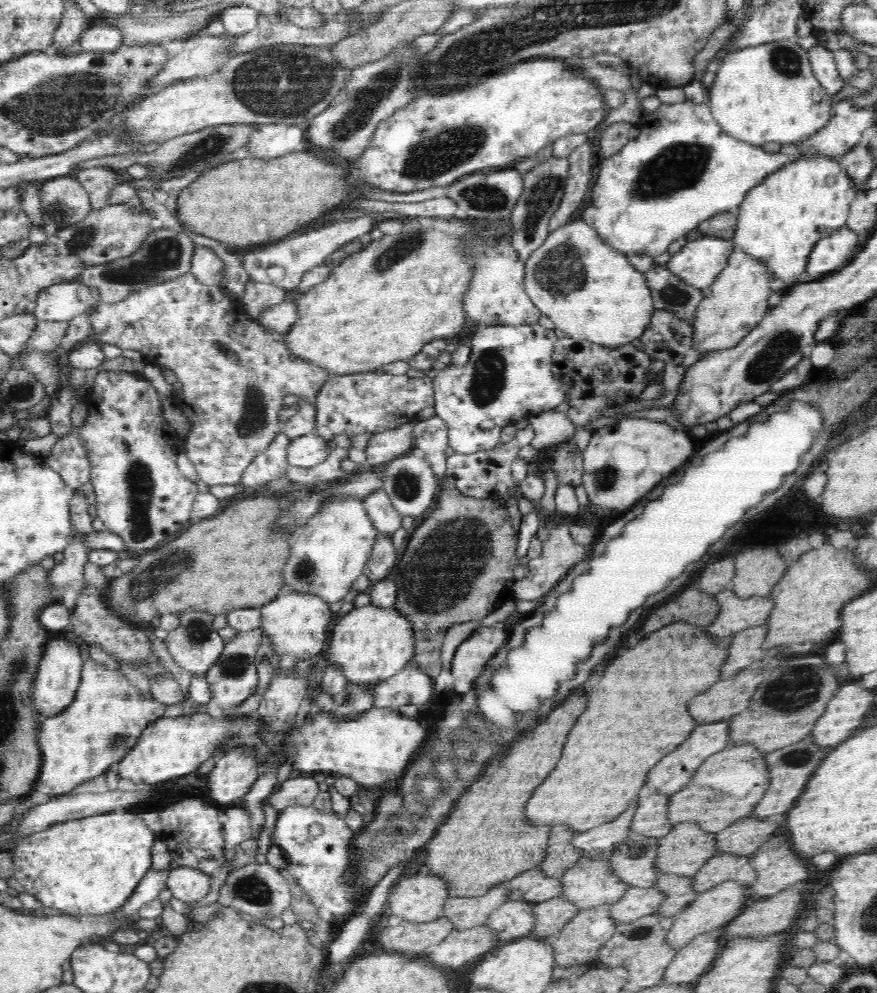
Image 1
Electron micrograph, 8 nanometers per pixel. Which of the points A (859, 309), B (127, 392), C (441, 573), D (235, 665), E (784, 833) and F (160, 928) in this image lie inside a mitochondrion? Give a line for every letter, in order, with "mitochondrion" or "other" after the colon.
A: other
B: other
C: mitochondrion
D: mitochondrion
E: other
F: other

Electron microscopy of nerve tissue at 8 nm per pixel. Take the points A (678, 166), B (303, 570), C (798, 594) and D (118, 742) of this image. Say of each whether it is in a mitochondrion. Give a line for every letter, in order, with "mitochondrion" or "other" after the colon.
A: mitochondrion
B: mitochondrion
C: other
D: mitochondrion

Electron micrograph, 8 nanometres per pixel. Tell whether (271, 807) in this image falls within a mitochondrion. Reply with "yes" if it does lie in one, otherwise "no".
no

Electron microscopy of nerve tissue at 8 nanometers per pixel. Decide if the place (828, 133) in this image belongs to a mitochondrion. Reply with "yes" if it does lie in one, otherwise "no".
no

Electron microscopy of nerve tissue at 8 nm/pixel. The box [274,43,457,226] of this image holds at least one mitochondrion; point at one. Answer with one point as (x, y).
(355, 116)

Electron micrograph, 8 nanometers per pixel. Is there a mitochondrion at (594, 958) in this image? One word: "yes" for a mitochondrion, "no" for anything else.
no

